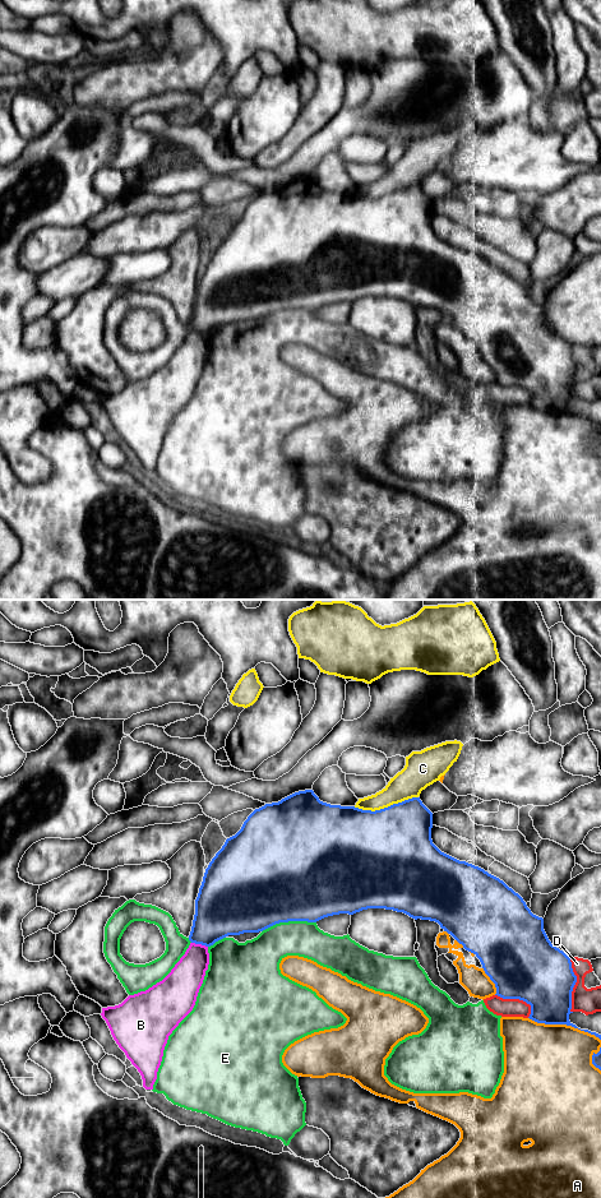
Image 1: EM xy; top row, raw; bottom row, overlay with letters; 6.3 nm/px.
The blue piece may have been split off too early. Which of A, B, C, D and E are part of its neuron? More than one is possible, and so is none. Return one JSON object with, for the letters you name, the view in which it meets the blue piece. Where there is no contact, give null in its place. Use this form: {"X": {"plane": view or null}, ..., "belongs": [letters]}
{"belongs": []}

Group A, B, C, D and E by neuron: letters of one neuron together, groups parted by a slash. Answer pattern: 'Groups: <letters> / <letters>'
Groups: A B / C / D / E

